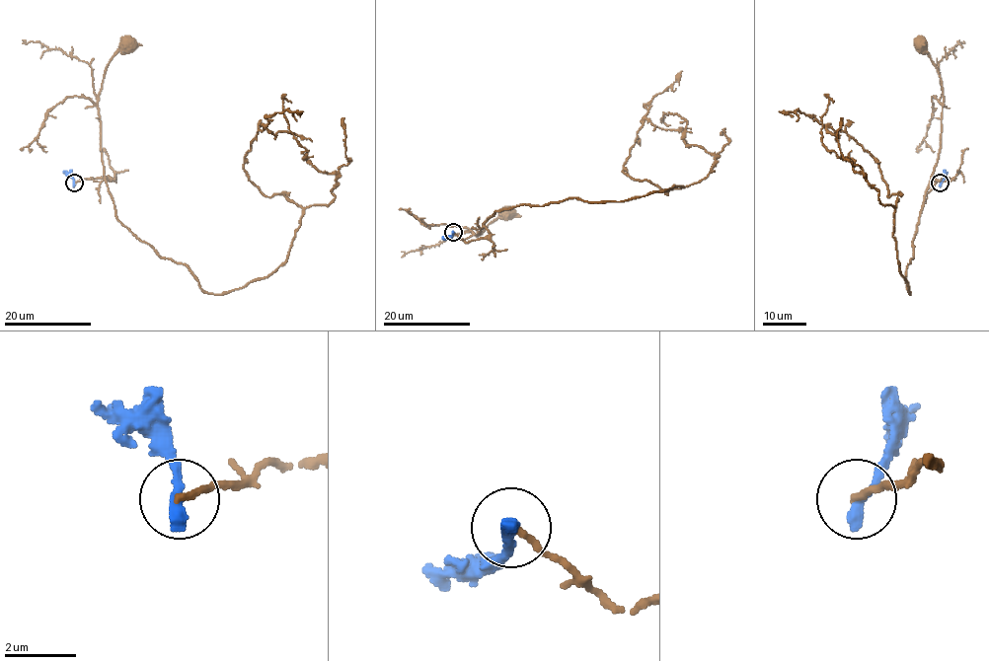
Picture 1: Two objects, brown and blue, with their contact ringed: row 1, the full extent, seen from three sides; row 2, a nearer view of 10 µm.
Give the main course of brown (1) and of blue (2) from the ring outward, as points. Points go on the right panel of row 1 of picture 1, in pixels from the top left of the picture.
1: (940, 183), (950, 179), (937, 181), (932, 178), (940, 148), (943, 94), (934, 61), (919, 43)
2: (940, 183), (945, 171)

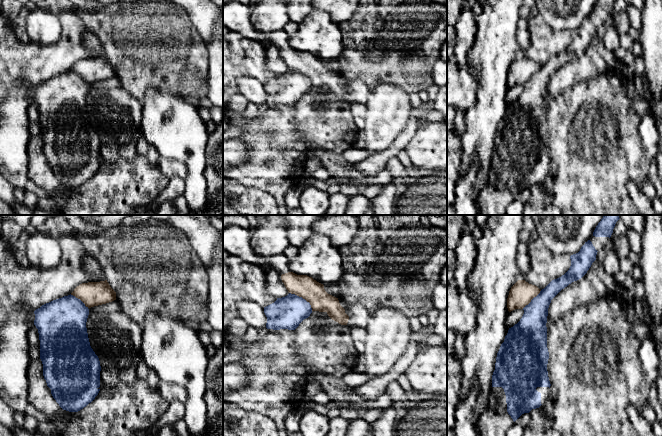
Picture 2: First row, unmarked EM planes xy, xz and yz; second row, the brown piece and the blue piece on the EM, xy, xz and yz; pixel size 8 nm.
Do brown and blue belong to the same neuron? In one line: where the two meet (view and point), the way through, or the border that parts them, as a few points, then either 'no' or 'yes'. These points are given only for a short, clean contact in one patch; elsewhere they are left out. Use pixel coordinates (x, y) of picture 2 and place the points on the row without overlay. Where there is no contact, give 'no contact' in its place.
xz (303, 74) | along xz (289, 68), (304, 74), (312, 86) | no

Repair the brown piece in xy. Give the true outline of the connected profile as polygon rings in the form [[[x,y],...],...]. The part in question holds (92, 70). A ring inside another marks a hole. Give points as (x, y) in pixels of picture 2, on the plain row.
[[[107,56],[82,59],[74,65],[71,71],[80,75],[88,84],[116,76],[116,68]]]

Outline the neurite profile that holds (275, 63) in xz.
[[[275,46],[266,47],[266,65],[269,71],[282,74],[289,70],[281,55],[281,50]]]

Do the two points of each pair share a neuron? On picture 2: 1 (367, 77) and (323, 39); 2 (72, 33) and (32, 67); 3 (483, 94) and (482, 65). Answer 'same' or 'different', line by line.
1: different
2: same
3: same

